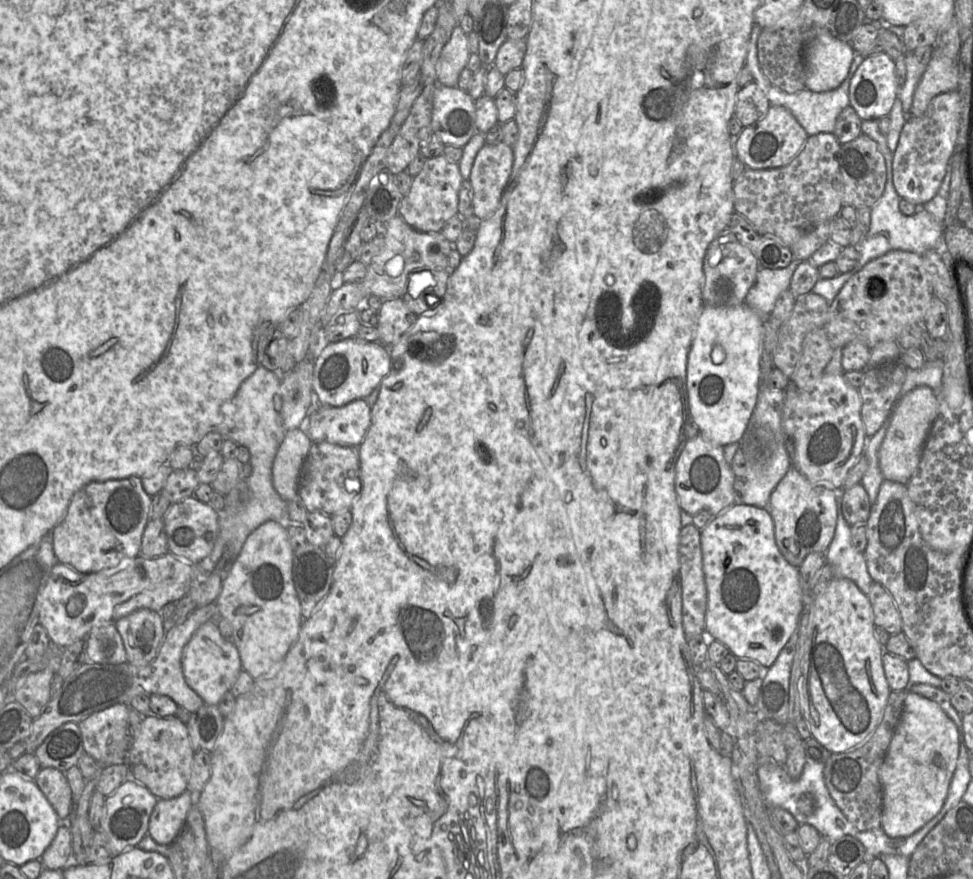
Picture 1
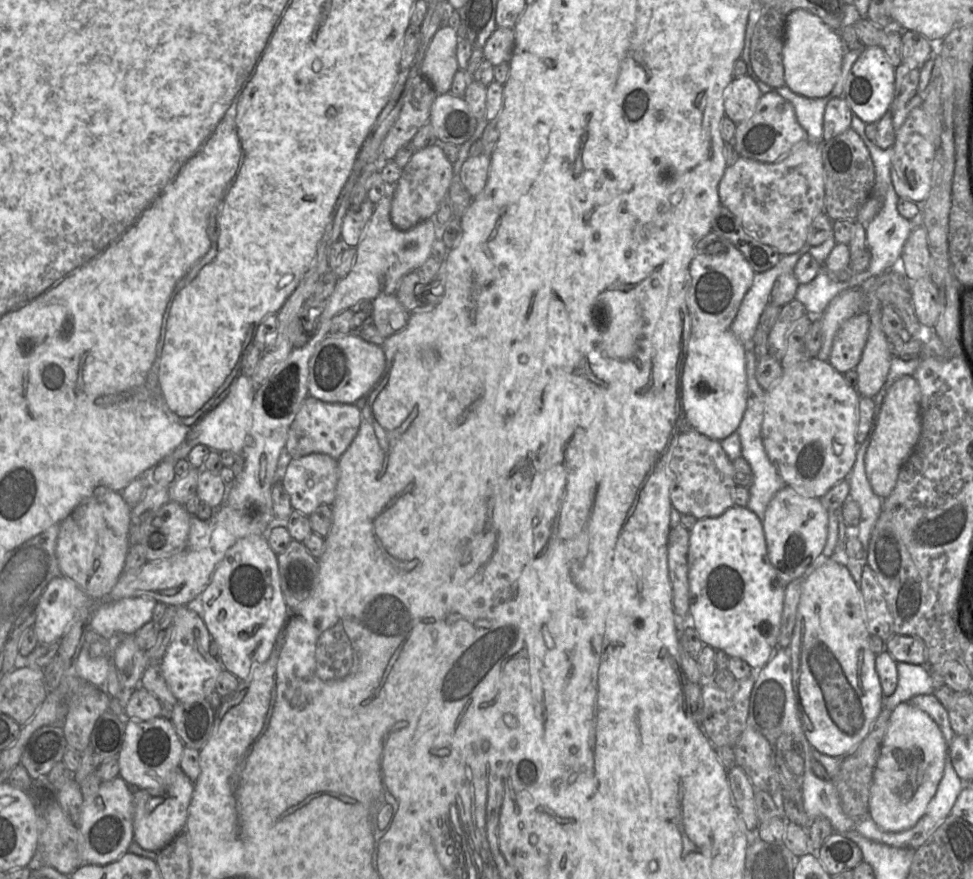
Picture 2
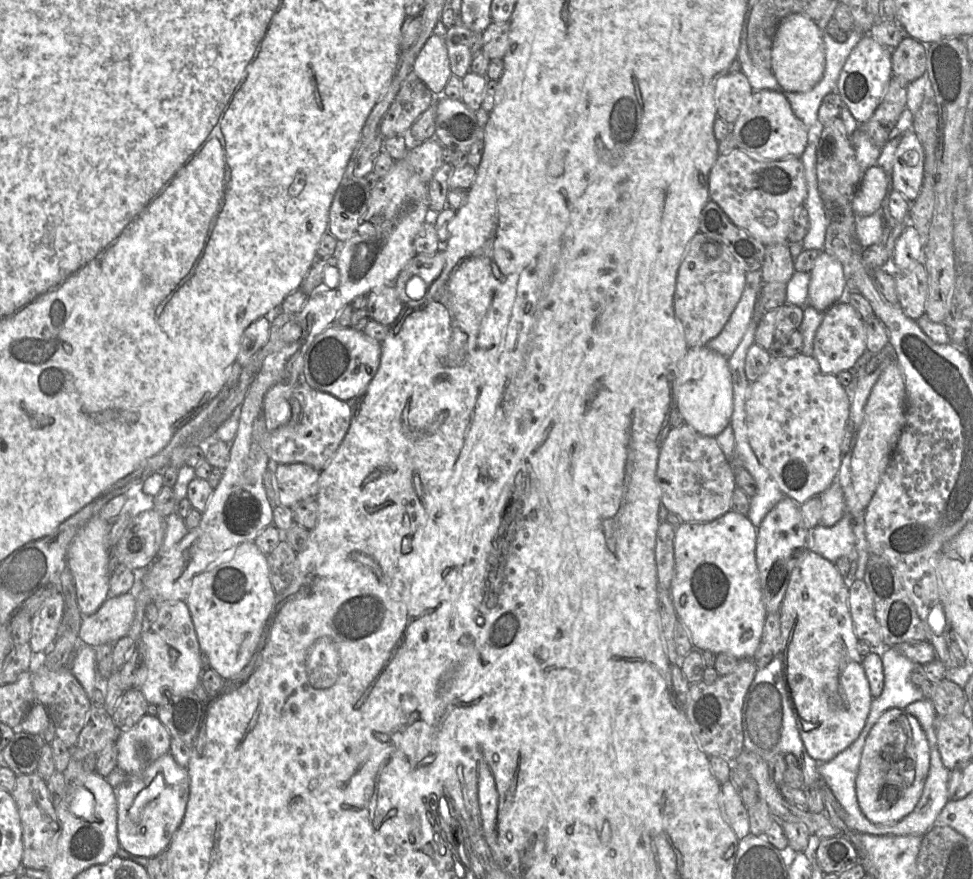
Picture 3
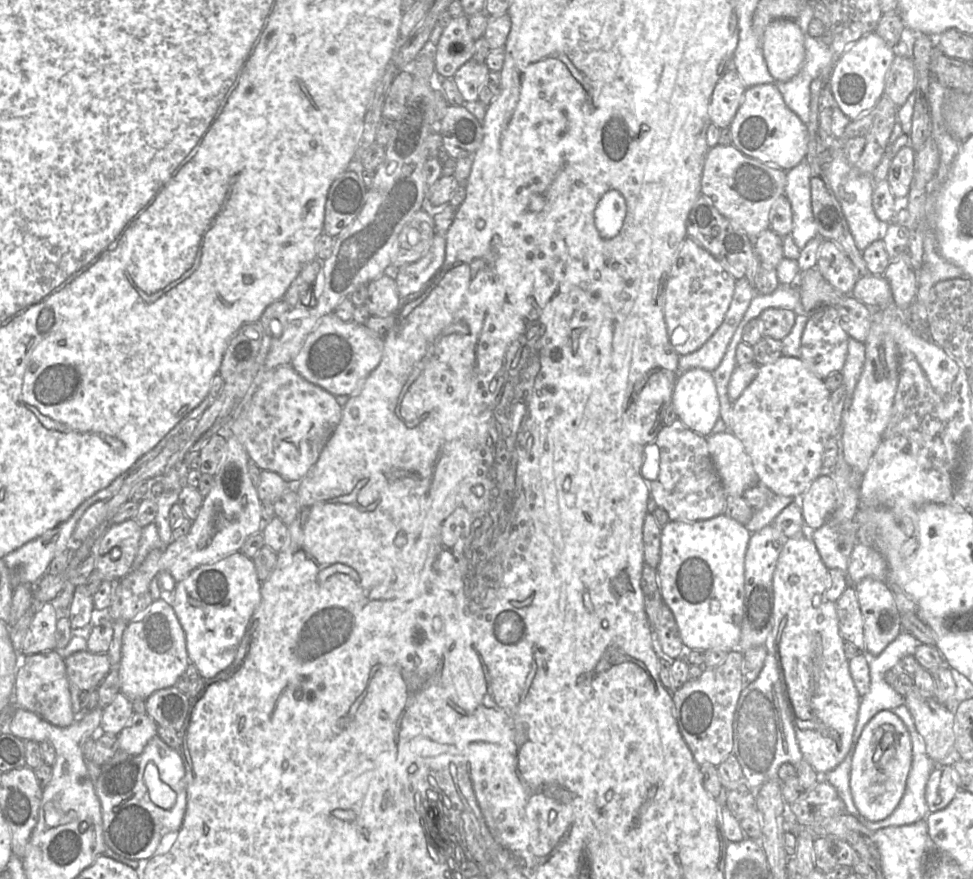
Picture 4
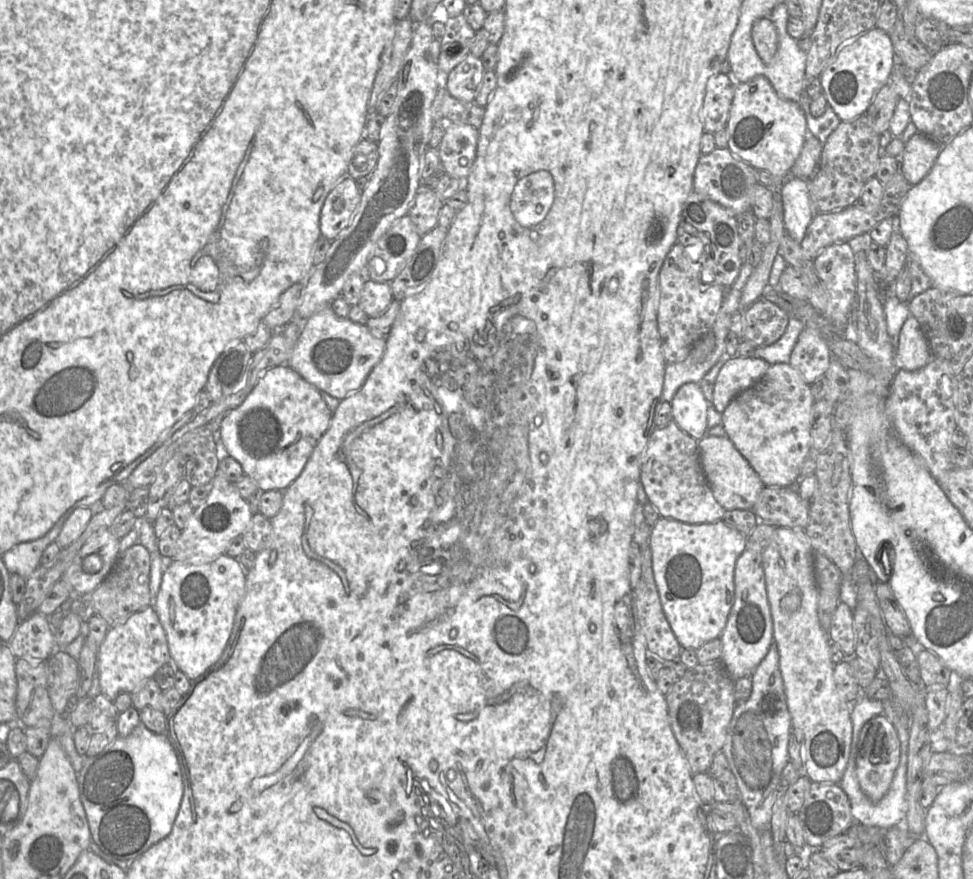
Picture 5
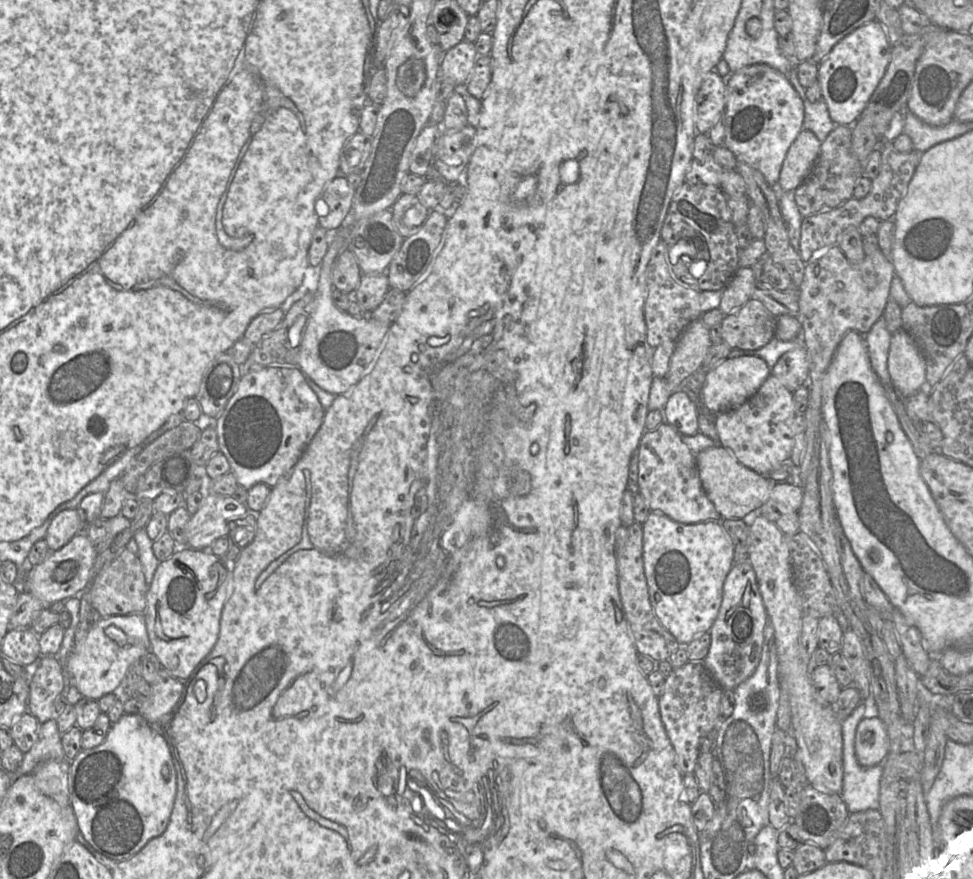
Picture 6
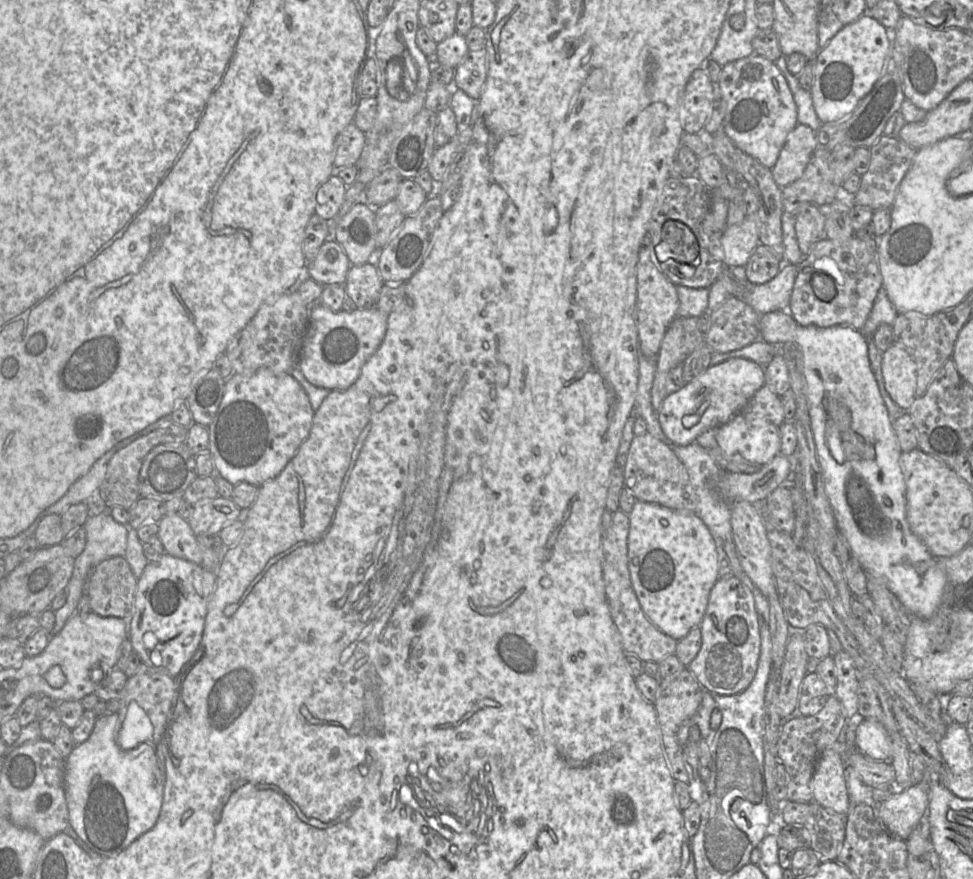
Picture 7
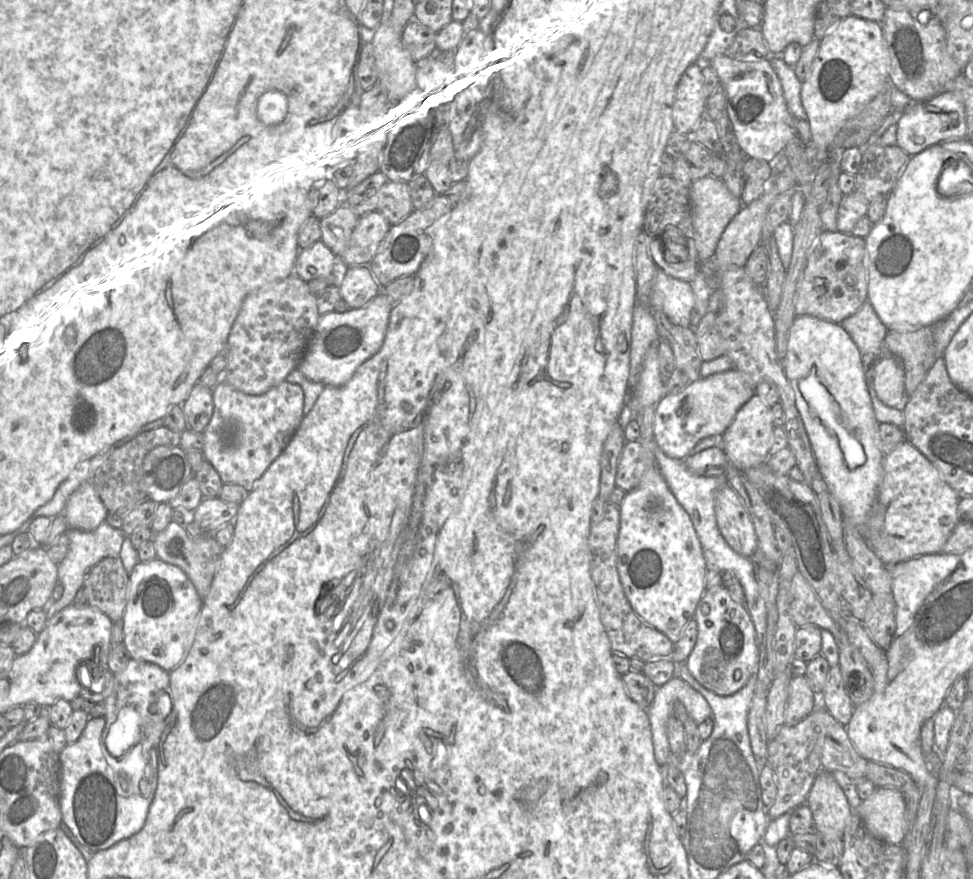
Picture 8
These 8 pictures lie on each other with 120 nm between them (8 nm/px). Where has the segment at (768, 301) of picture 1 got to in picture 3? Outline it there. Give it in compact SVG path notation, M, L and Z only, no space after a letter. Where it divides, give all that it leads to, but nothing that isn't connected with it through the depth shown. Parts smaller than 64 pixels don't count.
M761 270L746 274L742 295L721 332L706 346L729 357L739 345L754 314L755 303L763 285Z

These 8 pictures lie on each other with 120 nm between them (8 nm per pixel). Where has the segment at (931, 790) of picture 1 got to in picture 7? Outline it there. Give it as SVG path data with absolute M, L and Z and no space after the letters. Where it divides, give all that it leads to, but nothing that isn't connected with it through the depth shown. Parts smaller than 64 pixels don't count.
M865 718L856 728L855 746L874 761L891 758L890 740L884 727L875 720Z

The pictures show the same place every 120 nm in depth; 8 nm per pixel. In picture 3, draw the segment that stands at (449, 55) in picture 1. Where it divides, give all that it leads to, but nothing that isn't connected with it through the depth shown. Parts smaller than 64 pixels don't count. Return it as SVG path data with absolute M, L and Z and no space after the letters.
M432 34L427 39L412 70L435 96L442 96L452 74L444 37Z

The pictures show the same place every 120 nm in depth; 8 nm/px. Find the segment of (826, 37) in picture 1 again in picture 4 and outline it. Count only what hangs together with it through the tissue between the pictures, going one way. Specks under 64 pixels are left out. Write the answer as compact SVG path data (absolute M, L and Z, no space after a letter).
M793 19L774 20L765 28L761 49L768 71L775 81L788 81L802 69L805 34Z

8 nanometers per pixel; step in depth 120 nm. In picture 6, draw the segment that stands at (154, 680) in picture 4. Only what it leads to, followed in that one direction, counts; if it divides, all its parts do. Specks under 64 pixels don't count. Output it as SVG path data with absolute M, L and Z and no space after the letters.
M143 613L102 617L89 630L85 640L74 645L65 664L67 682L76 687L83 698L97 701L103 695L115 693L129 667L150 652L151 644Z

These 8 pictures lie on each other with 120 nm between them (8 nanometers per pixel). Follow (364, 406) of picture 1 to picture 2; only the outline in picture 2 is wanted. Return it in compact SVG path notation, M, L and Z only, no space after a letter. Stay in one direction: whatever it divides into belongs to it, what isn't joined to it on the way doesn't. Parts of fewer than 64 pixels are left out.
M308 395L289 425L285 450L292 458L311 453L324 453L339 459L352 444L360 423L361 408L355 403L324 402Z

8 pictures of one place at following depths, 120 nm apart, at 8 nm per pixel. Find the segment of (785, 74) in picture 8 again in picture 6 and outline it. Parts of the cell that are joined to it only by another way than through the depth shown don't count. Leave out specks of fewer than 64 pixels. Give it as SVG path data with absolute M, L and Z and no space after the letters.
M792 69L786 76L804 103L803 128L812 131L822 143L835 127L835 123L830 118L826 102L823 99L817 102L809 101L805 88L799 82L796 69Z

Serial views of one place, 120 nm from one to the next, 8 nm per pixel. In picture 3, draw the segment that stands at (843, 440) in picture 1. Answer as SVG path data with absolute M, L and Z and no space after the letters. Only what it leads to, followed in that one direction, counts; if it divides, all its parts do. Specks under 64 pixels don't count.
M812 355L771 360L765 373L751 383L745 409L750 446L785 496L802 504L836 481L850 396L835 375L821 370Z

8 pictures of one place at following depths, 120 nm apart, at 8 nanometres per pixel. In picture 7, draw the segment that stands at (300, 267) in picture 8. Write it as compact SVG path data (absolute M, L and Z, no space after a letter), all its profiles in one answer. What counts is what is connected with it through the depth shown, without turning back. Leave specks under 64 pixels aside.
M328 238L313 260L307 262L309 278L323 286L344 285L351 263L343 247Z

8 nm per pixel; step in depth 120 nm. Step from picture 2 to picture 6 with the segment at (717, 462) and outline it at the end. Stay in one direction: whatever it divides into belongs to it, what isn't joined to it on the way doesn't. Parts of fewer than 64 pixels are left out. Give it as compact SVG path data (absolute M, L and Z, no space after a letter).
M662 423L654 430L645 431L638 446L638 487L651 511L670 519L693 524L720 521L721 516L707 497L697 469L696 456L683 437L670 424Z

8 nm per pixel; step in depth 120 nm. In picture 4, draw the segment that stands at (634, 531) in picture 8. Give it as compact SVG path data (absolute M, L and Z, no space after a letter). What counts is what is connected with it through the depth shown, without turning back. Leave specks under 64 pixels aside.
M725 514L716 516L712 519L700 521L670 520L668 523L661 527L660 561L655 570L658 578L662 600L674 616L680 638L685 648L703 650L717 648L724 651L738 650L738 644L741 634L741 623L744 613L744 561L750 537L751 533L748 531L745 525L740 524L739 522L733 520Z

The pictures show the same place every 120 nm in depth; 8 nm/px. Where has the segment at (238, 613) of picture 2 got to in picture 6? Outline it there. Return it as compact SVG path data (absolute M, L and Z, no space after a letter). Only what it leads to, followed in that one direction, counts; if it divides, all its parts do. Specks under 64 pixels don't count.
M188 546L178 547L167 560L160 562L147 591L147 605L143 612L151 644L151 652L157 657L160 668L171 676L185 681L196 666L215 646L222 610L231 591L235 564L224 562L209 550L195 550Z

